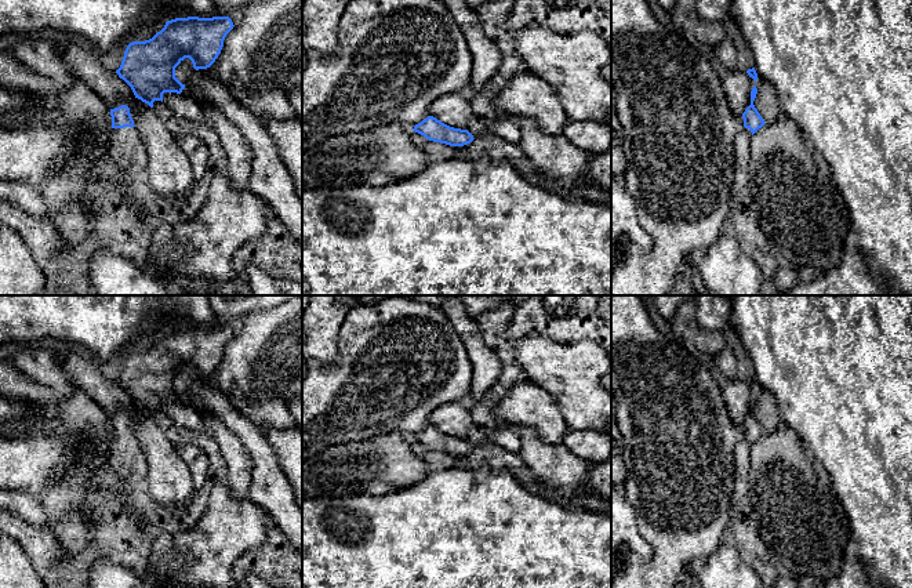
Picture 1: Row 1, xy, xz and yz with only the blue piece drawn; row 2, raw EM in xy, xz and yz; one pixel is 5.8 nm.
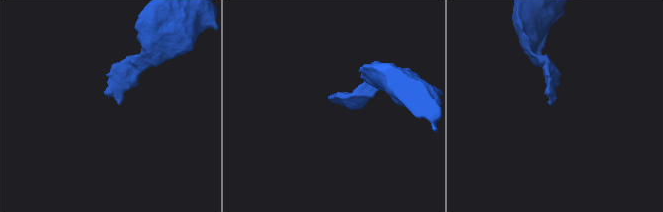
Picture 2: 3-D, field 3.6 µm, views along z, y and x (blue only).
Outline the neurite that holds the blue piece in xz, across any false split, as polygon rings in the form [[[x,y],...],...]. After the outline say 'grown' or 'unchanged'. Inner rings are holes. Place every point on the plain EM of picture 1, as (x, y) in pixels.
[[[428,425],[425,429],[415,433],[413,439],[429,450],[450,455],[464,455],[475,449],[468,439],[450,436],[433,425]]]; unchanged

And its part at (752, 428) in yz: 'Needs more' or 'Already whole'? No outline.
Needs more

